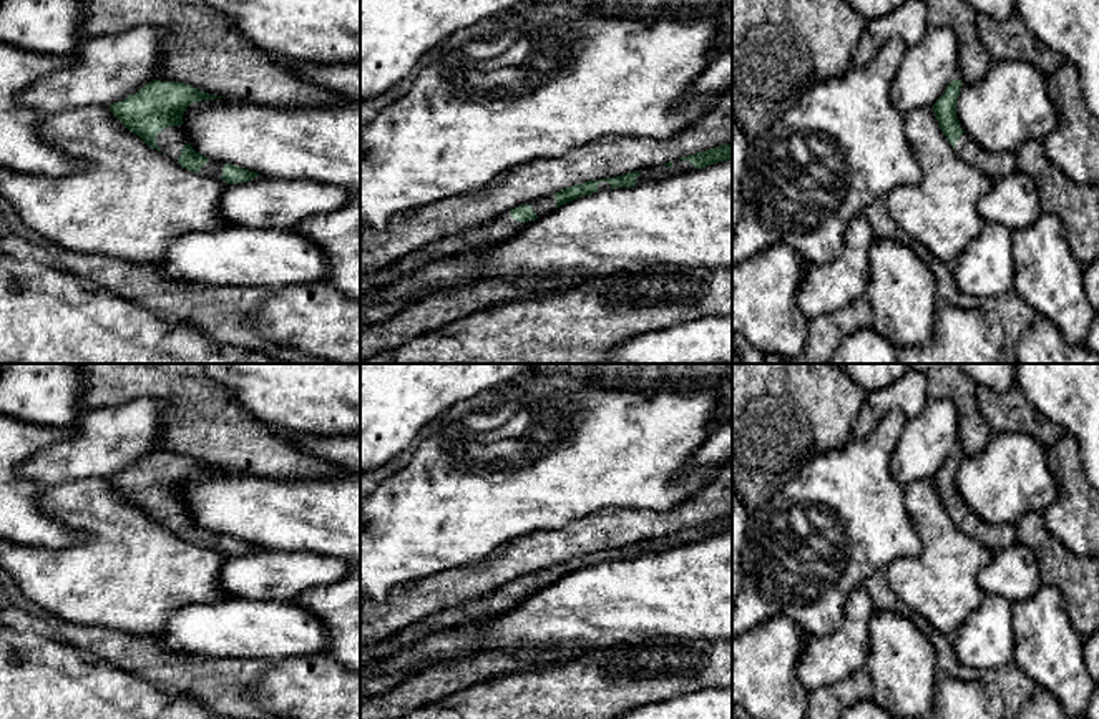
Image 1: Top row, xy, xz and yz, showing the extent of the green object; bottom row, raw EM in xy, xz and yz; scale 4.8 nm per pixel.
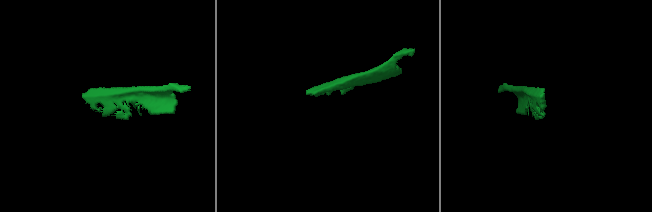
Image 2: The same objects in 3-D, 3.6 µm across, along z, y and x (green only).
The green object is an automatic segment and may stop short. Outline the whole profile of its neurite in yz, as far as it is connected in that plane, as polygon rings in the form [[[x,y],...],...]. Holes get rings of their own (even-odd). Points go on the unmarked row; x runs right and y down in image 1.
[[[953,452],[945,465],[933,477],[935,488],[938,496],[946,508],[948,515],[953,518],[955,525],[986,546],[991,553],[1009,548],[1018,543],[1016,531],[1013,525],[988,525],[983,523],[961,500],[956,488],[956,472],[963,455]]]

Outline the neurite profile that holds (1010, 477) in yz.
[[[1021,432],[993,433],[981,452],[963,457],[956,488],[988,525],[1014,525],[1028,511],[1043,513],[1059,493],[1048,450]]]

